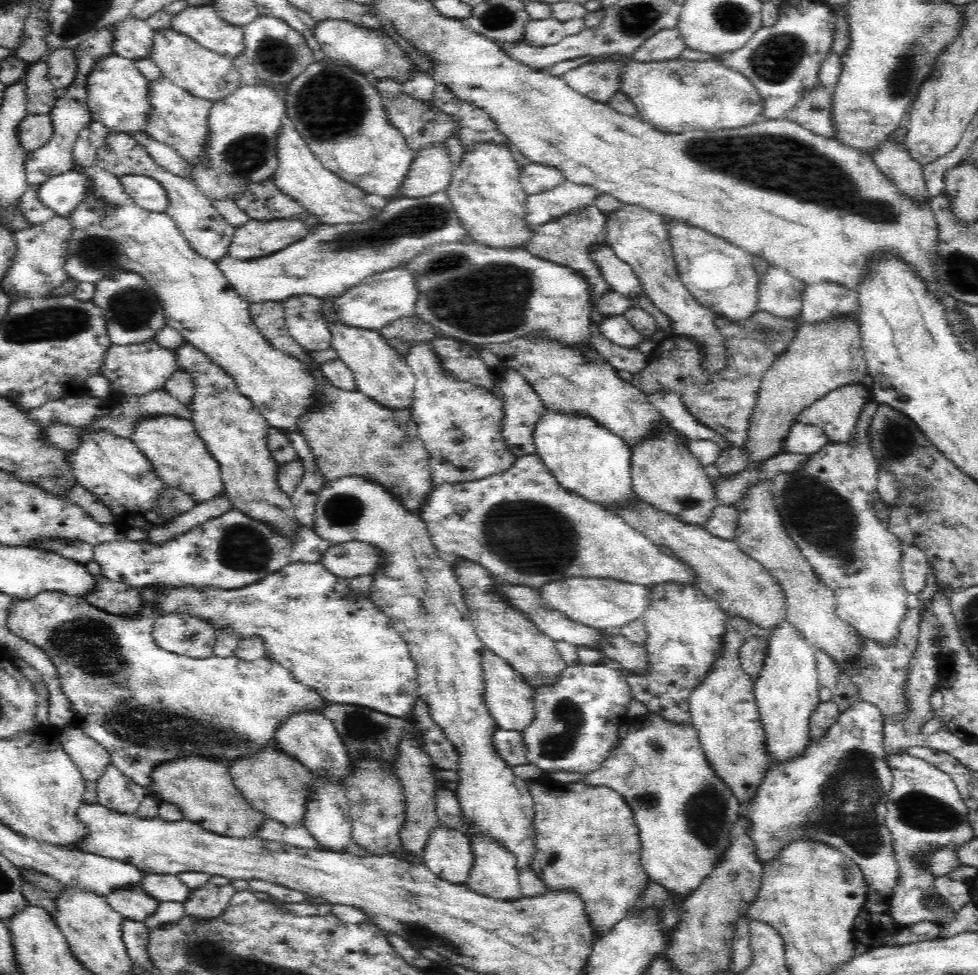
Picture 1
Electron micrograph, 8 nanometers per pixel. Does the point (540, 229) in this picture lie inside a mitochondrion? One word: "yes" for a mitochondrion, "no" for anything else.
no

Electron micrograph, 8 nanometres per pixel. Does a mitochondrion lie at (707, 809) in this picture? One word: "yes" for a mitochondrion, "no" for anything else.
yes

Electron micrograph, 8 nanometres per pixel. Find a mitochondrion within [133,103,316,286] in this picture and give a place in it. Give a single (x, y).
(250, 153)

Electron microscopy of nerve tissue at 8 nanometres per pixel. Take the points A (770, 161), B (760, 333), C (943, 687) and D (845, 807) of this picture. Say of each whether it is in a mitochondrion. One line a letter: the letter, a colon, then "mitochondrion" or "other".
A: mitochondrion
B: mitochondrion
C: other
D: mitochondrion

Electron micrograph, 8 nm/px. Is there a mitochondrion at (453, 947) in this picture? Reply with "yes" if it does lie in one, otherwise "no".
yes

